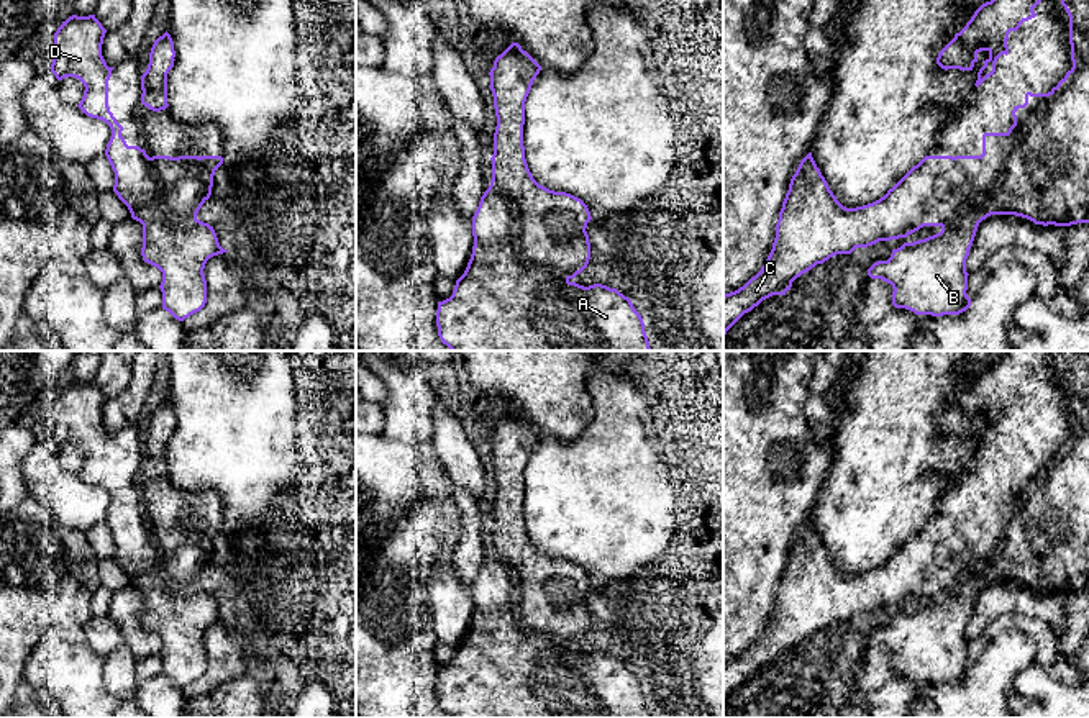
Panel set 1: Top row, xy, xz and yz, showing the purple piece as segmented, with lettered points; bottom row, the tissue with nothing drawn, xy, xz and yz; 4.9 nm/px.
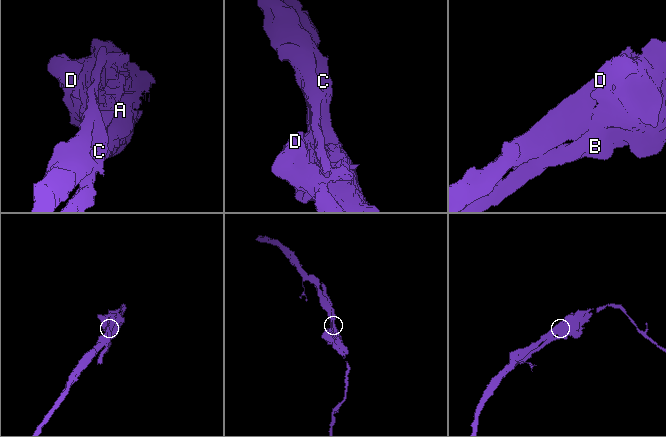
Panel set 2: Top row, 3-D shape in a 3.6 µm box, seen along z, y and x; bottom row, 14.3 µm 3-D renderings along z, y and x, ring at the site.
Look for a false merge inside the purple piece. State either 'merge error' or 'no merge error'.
merge error

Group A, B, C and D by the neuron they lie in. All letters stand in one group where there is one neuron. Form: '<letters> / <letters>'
A B D / C

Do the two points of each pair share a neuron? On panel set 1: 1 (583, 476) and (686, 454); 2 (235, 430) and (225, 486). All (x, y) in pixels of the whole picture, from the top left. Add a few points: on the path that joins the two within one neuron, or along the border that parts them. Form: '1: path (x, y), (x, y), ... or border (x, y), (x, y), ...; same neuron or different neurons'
1: path (609, 476), (660, 476); same neuron
2: border (192, 448), (240, 448), (248, 458), (268, 461); different neurons

